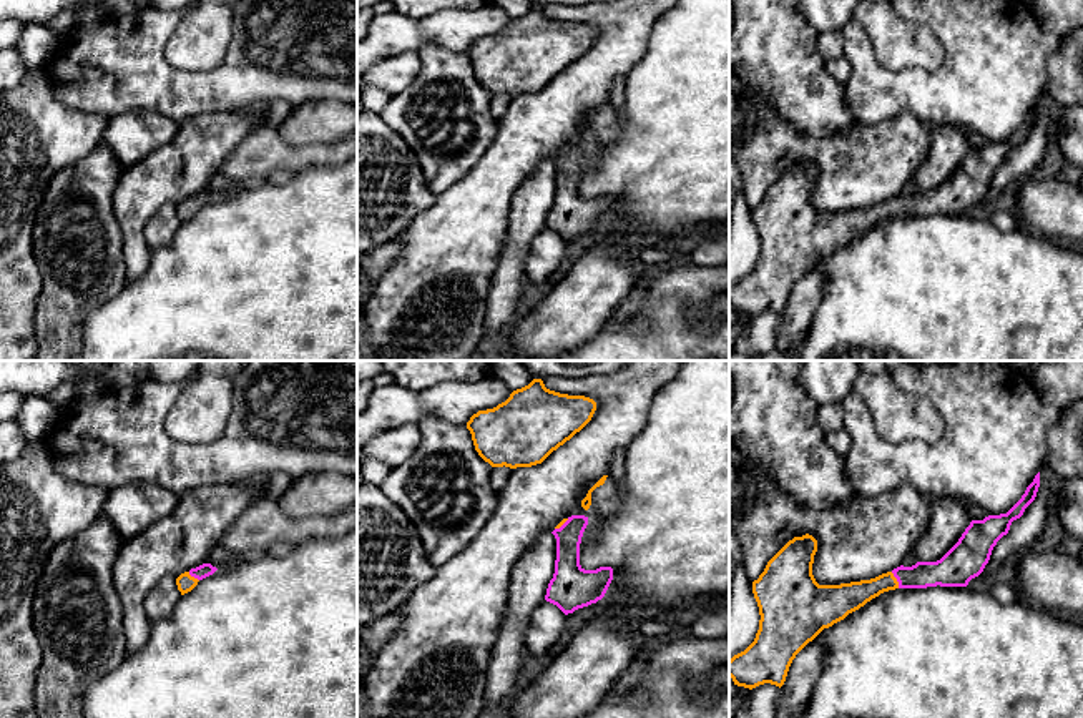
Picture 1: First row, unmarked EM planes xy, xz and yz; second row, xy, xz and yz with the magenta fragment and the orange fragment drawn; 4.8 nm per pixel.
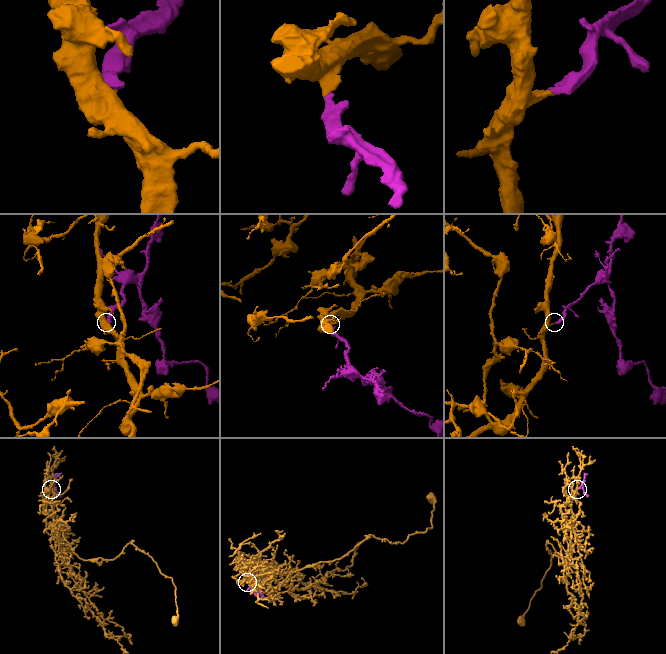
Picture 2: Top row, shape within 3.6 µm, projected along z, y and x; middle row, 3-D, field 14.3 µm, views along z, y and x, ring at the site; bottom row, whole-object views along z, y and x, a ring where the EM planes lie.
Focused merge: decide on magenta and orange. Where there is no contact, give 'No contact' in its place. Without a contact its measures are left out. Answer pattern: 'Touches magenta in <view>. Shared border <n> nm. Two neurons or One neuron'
Touches magenta in yz. Shared border 90 nm. One neuron

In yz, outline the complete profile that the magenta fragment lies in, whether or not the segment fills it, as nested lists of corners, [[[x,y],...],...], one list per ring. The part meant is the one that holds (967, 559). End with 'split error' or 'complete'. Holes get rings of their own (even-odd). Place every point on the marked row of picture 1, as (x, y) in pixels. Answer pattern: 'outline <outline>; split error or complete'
outline [[[1040,472],[1007,514],[972,520],[940,560],[900,565],[870,580],[819,585],[812,575],[817,540],[809,534],[794,537],[752,582],[761,615],[759,630],[754,642],[729,660],[734,685],[752,690],[771,683],[781,688],[792,660],[809,642],[884,592],[967,587],[983,572],[1012,522],[1035,500],[1038,487]]]; split error

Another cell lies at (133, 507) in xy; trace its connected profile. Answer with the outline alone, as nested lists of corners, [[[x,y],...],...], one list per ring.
[[[135,480],[106,494],[101,515],[123,540],[130,540],[168,517],[178,500],[179,495],[158,484]]]

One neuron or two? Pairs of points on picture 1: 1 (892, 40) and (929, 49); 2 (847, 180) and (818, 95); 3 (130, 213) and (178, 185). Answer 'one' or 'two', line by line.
1: one
2: two
3: one

